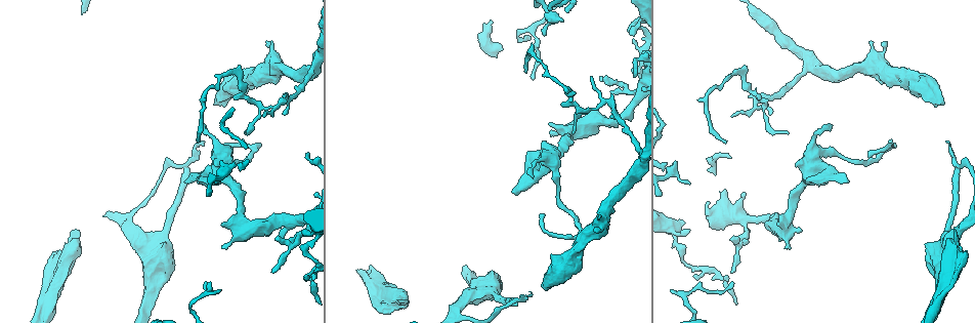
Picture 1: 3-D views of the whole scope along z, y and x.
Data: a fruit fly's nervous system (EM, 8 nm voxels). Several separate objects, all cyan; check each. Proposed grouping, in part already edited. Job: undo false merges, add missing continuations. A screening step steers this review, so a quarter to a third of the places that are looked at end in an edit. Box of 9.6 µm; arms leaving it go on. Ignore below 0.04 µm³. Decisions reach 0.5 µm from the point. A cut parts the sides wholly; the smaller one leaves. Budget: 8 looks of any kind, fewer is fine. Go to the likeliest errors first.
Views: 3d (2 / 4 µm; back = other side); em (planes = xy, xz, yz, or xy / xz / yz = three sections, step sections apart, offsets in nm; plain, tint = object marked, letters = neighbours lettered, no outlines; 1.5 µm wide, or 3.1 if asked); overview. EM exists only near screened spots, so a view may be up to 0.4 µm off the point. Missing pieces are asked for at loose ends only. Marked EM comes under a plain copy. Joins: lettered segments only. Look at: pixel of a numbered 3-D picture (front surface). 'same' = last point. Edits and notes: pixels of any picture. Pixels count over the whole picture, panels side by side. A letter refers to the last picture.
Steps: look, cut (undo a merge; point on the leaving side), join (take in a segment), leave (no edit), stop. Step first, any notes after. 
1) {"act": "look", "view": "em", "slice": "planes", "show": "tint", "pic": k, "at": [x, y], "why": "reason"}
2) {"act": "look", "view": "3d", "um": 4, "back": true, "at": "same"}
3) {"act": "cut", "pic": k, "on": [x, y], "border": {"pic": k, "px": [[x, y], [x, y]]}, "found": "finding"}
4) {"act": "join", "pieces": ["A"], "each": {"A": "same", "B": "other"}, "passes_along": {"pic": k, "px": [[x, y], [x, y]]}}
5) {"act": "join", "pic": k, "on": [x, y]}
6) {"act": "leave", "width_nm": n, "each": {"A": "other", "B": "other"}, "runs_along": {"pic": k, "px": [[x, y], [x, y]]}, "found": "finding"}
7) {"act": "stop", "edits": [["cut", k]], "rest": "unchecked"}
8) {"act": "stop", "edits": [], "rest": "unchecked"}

{"act": "look", "view": "3d", "um": 4, "pic": 1, "at": [799, 232]}

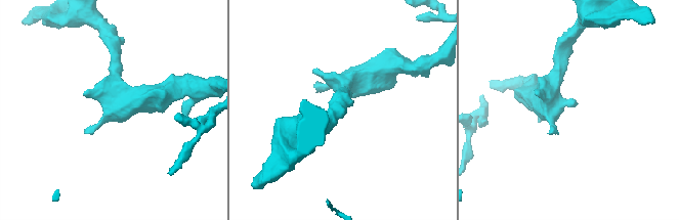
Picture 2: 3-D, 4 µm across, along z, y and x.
{"act": "look", "view": "em", "slice": "xy", "step": 8, "show": "tint", "pic": 2, "at": [576, 104]}

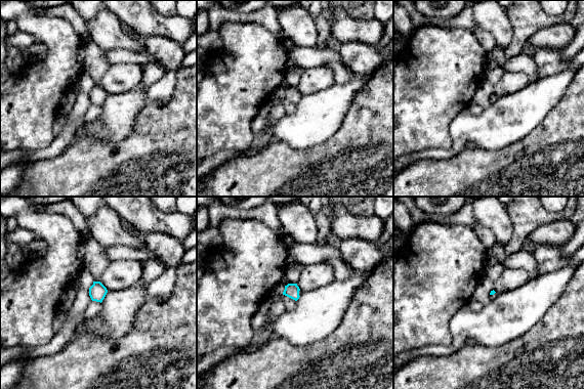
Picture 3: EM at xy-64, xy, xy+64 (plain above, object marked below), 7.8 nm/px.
{"act": "look", "view": "em", "slice": "planes", "show": "letters", "at": "same", "why": "another direction"}

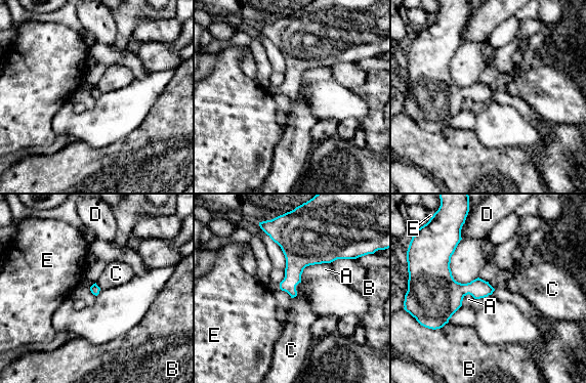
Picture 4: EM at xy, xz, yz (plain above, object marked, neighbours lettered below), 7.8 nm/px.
{"act": "leave", "longest_contact_nm": ["A", 240], "each": {"A": "other", "B": "other", "C": "other", "D": "other", "E": "other"}, "border": {"pic": 4, "px": [[95, 282], [100, 288]]}, "found": "none of them fits"}

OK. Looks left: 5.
{"act": "look", "view": "em", "slice": "planes", "show": "letters", "pic": 1, "at": [221, 103], "why": "thick end"}

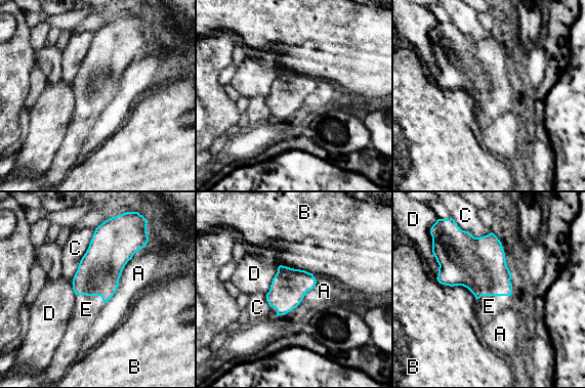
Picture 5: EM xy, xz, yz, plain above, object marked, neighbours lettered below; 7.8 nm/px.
{"act": "join", "pieces": ["E"], "each": {"A": "other", "B": "other", "C": "other", "D": "other", "E": "same"}, "passes_along": {"pic": 5, "px": [[99, 269], [91, 295], [86, 309]]}, "found": "it goes on there"}

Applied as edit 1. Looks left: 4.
{"act": "look", "view": "em", "slice": "xy", "step": 4, "show": "tint", "pic": 1, "at": [846, 181], "why": "an open end"}

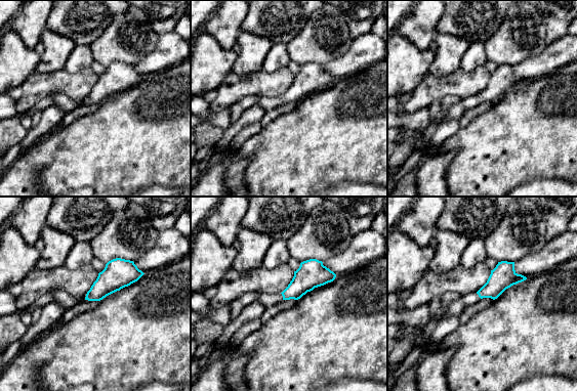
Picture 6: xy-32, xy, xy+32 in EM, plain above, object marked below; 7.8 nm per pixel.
{"act": "look", "view": "em", "slice": "planes", "show": "letters", "at": "same"}

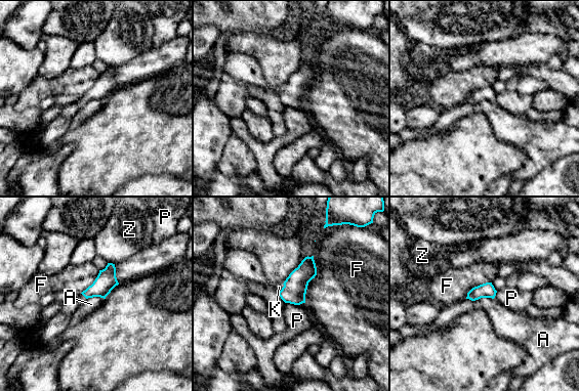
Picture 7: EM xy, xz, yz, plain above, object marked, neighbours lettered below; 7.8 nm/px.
{"act": "join", "pieces": ["K"], "longest_contact_nm": ["F", 380], "each": {"A": "other", "F": "other", "K": "same", "P": "other", "Z": "other"}, "passes_along": {"pic": 7, "px": [[106, 281], [83, 295], [80, 299]]}, "found": "it goes on there"}

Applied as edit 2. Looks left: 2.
{"act": "stop", "edits": [["join", 5], ["join", 7]], "rest": "unchecked"}

